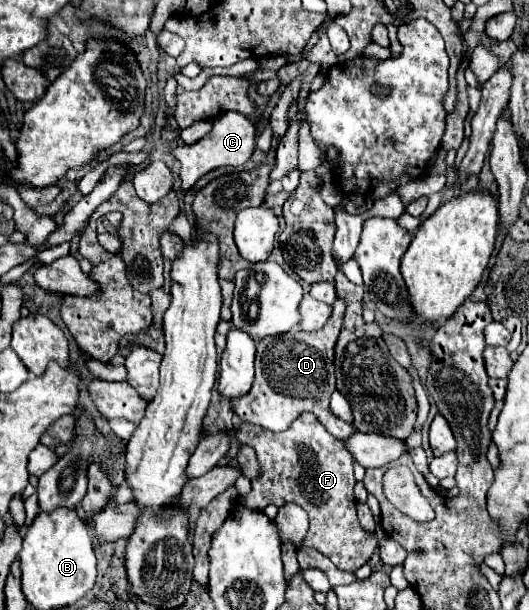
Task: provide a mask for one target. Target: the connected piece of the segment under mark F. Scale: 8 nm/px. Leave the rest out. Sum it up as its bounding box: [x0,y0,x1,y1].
[234,413,378,573]

